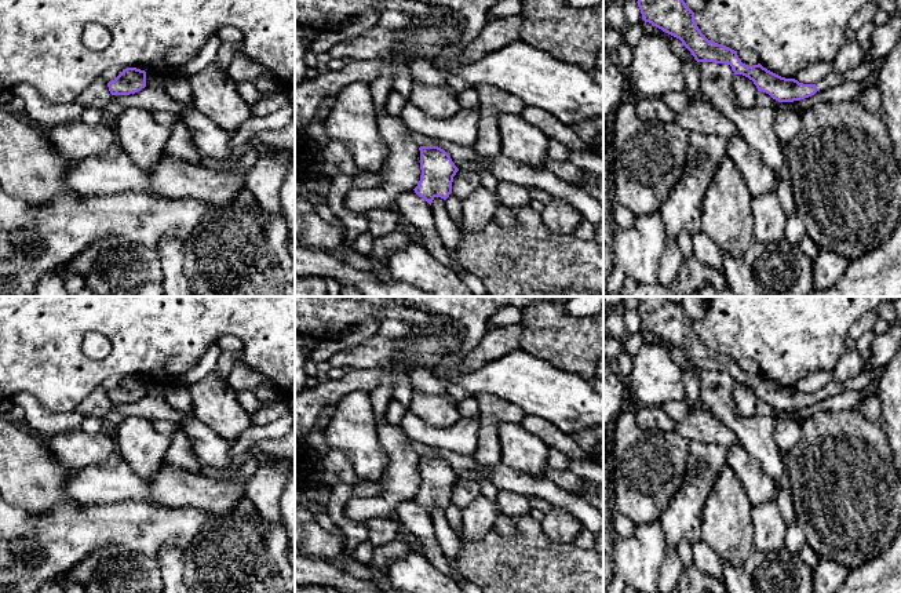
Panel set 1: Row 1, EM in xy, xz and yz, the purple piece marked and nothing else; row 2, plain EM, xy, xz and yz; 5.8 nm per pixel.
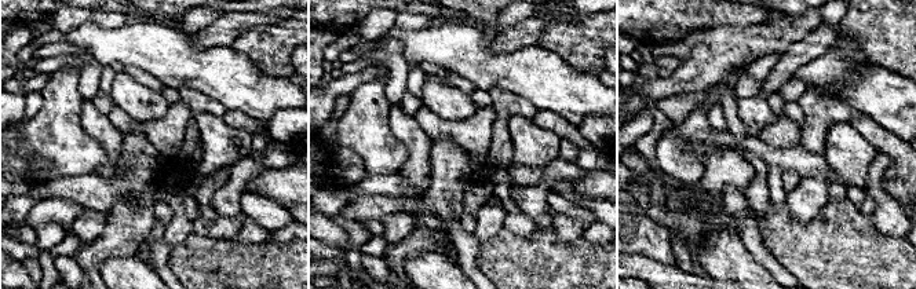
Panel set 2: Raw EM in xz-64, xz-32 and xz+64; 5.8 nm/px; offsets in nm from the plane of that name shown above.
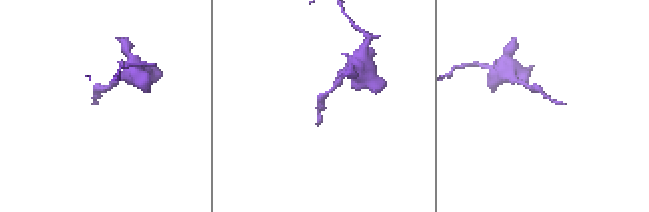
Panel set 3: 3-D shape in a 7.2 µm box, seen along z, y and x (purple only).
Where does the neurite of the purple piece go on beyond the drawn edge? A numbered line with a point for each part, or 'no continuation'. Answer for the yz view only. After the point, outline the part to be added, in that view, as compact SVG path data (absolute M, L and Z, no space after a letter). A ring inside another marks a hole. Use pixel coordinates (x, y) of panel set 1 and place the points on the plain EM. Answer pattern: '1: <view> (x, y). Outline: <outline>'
1: yz (832, 388). Outline: M831 379L820 392L816 393L818 400L833 397L845 392L843 383Z

